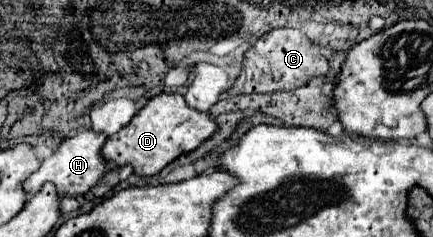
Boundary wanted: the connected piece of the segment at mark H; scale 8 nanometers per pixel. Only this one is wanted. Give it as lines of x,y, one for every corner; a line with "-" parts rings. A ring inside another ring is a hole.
81,131
73,137
63,139
59,149
49,159
45,159
41,163
41,167
25,181
25,193
33,195
43,187
43,183
53,183
57,187
59,199
85,195
93,185
97,185
97,181
107,171
107,163
101,157
101,147
105,141
107,141
107,137
103,133
95,133
95,131

